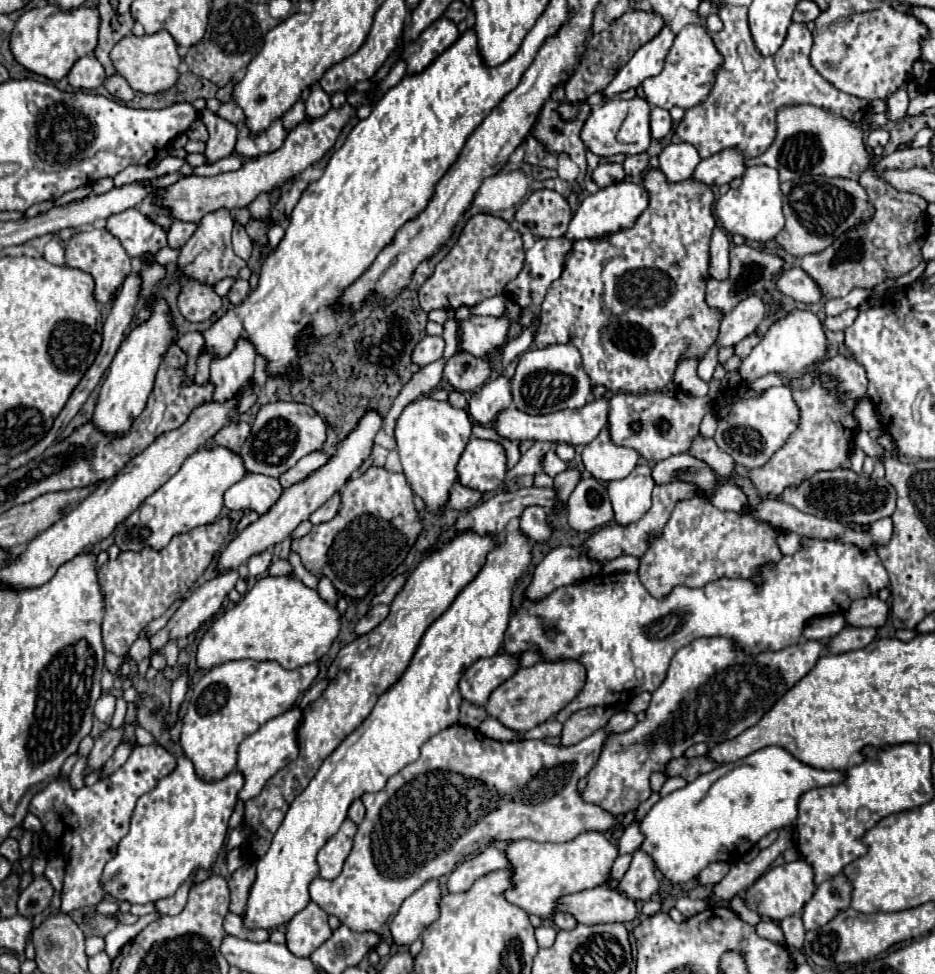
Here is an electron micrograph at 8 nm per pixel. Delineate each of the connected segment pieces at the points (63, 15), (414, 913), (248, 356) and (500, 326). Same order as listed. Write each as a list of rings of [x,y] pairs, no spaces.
[[[46,5],[42,9],[30,9],[18,19],[10,35],[10,49],[14,59],[28,71],[58,81],[68,75],[68,71],[80,57],[86,57],[96,49],[98,27],[100,15],[96,9],[80,7],[72,11],[62,11],[56,5]]]
[[[436,879],[426,881],[418,891],[414,891],[400,907],[394,917],[390,931],[398,945],[410,945],[422,931],[440,917],[442,885]]]
[[[238,341],[236,349],[228,357],[212,361],[210,381],[214,385],[212,399],[216,403],[236,401],[236,409],[240,407],[242,389],[252,381],[254,359],[256,351],[252,349],[252,345],[248,345],[248,341]]]
[[[472,315],[468,321],[460,323],[464,339],[460,341],[458,347],[478,359],[492,361],[496,357],[496,349],[502,349],[512,341],[510,325],[512,321],[506,315],[504,317]]]

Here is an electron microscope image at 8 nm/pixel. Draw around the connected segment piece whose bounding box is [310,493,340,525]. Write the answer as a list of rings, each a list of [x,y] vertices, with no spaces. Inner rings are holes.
[[[334,493],[322,507],[318,507],[318,509],[310,515],[310,523],[312,523],[312,525],[326,523],[326,521],[330,521],[330,519],[338,513],[338,509],[340,509],[340,495]]]

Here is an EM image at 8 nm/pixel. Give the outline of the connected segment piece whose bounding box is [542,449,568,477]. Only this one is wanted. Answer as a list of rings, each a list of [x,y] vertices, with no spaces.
[[[550,449],[550,451],[548,451],[548,455],[546,455],[546,459],[544,459],[544,465],[542,465],[544,473],[548,473],[550,477],[556,477],[556,475],[558,475],[558,473],[562,473],[566,467],[568,467],[568,465],[566,465],[562,459],[558,459],[558,455],[556,455],[555,450]]]

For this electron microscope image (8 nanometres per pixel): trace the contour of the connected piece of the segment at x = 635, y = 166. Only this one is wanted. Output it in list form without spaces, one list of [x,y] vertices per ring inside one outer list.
[[[640,153],[640,155],[628,155],[624,161],[624,171],[628,177],[640,177],[646,167],[648,167],[648,153]]]

